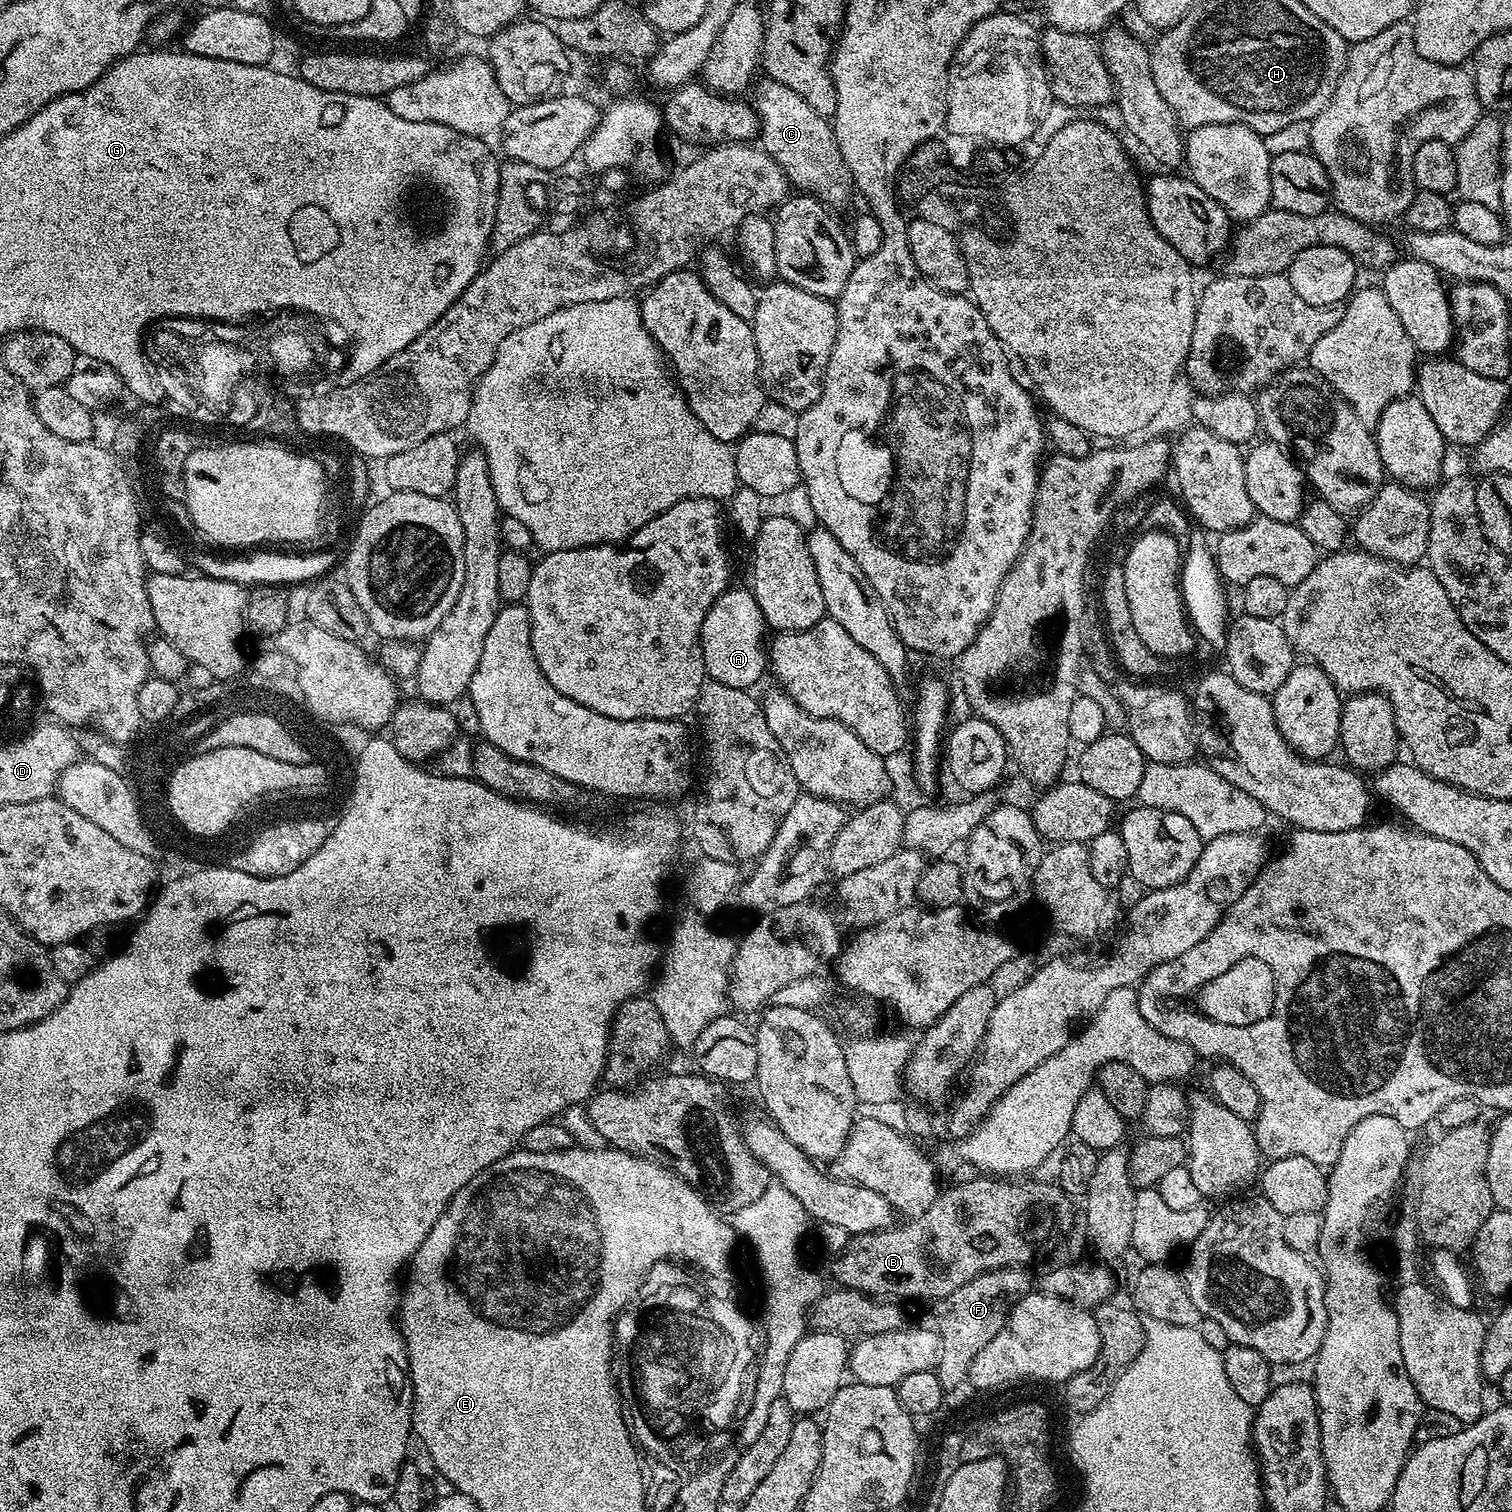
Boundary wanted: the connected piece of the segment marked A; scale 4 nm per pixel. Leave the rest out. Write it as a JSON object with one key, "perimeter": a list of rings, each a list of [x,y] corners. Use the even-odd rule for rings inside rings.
{"perimeter":[[[729,587],[710,606],[700,631],[700,649],[704,655],[704,670],[708,680],[716,680],[725,686],[751,689],[763,678],[770,664],[766,651],[766,625],[764,615],[747,587]]]}

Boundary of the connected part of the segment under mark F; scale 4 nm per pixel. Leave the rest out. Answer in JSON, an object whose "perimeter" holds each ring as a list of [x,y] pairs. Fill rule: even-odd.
{"perimeter":[[[1005,1266],[992,1272],[983,1272],[978,1274],[978,1278],[966,1282],[966,1286],[958,1286],[958,1290],[948,1296],[944,1321],[938,1325],[940,1363],[934,1369],[945,1390],[952,1390],[959,1384],[961,1387],[967,1381],[974,1358],[978,1358],[979,1352],[989,1344],[990,1338],[994,1338],[1000,1333],[1002,1326],[1006,1326],[1013,1298],[1026,1296],[1033,1291],[1034,1276],[1026,1269],[1024,1266]]]}

